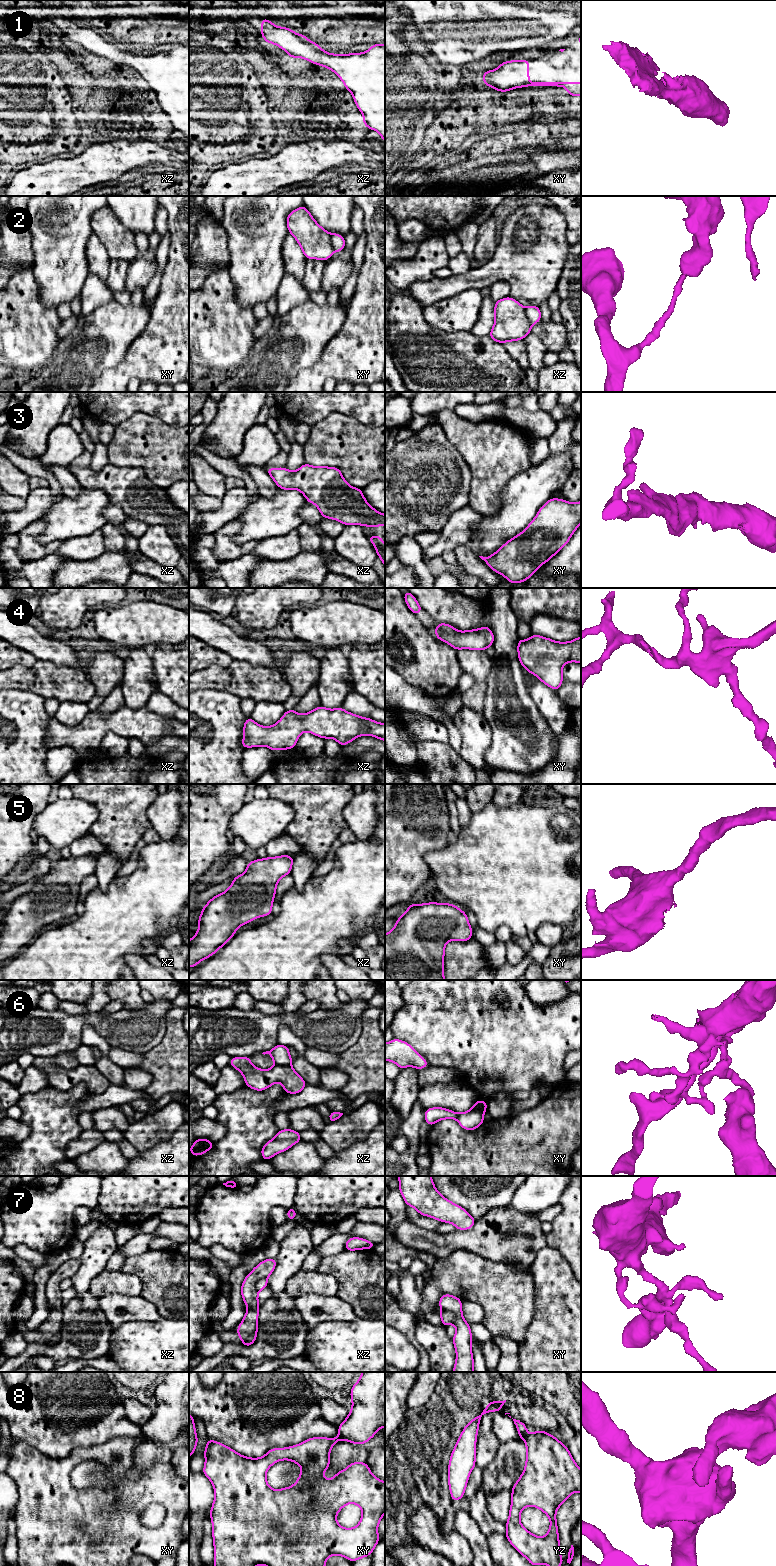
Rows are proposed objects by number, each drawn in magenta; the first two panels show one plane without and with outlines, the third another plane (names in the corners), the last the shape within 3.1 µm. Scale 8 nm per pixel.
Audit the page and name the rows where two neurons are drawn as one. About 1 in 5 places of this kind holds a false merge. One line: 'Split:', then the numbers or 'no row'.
Split: 2, 6, 7, 8

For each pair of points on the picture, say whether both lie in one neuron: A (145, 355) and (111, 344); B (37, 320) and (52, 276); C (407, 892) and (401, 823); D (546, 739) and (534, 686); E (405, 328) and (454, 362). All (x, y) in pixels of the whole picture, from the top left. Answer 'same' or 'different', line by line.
A: different
B: different
C: same
D: different
E: same

